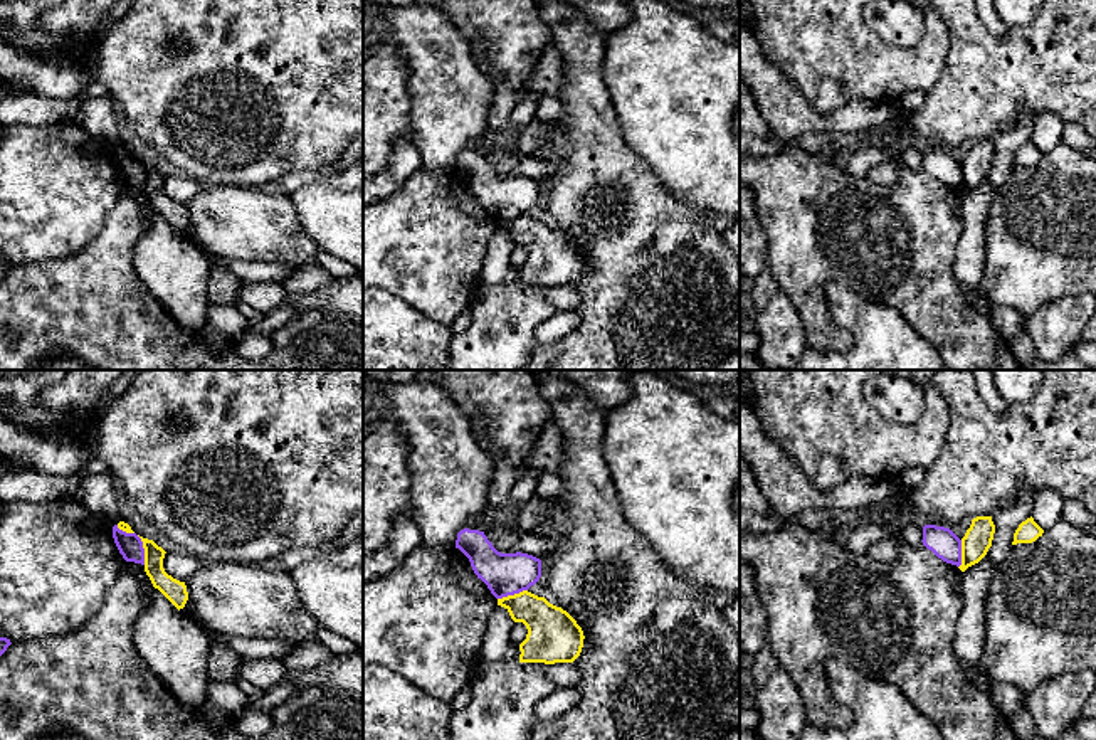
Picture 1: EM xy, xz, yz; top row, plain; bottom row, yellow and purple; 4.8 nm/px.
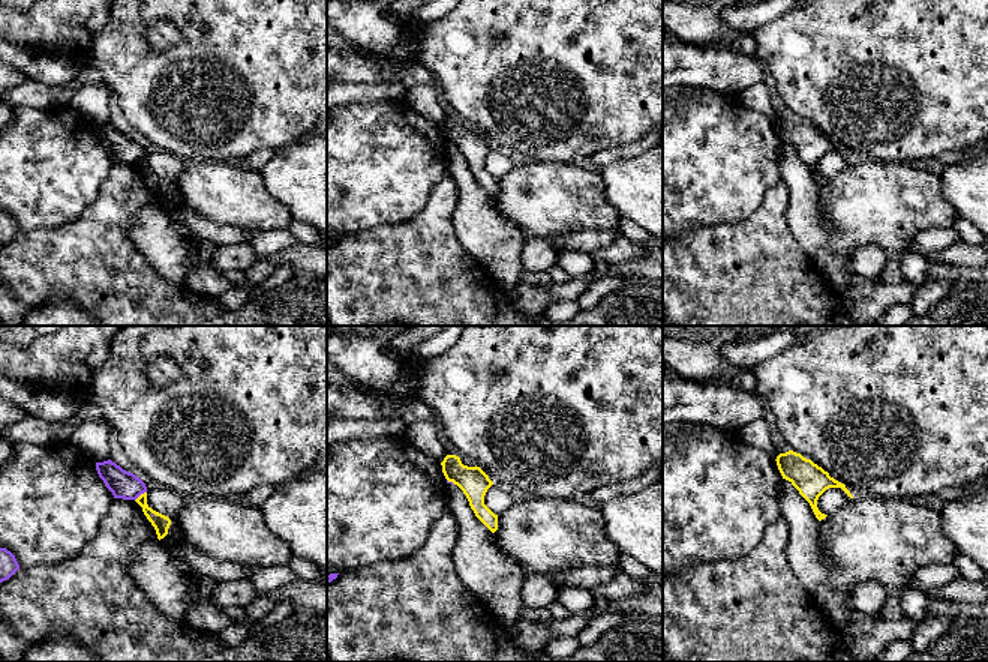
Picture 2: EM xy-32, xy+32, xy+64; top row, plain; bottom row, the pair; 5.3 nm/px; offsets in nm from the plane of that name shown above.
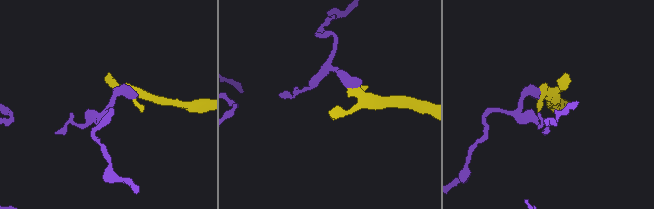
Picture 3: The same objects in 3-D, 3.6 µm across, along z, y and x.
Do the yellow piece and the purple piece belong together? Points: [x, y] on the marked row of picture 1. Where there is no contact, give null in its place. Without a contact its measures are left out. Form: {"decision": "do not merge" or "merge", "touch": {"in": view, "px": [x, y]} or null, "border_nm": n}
{"decision": "do not merge", "touch": {"in": "xy", "px": [145, 550]}, "border_nm": 150}

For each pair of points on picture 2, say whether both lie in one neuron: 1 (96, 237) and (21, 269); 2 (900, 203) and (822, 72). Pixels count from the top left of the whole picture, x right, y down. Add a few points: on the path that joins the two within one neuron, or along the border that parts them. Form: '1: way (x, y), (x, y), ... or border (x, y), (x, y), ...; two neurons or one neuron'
1: way (78, 255), (74, 260), (39, 264); one neuron
2: border (853, 159), (906, 162), (910, 165); two neurons

